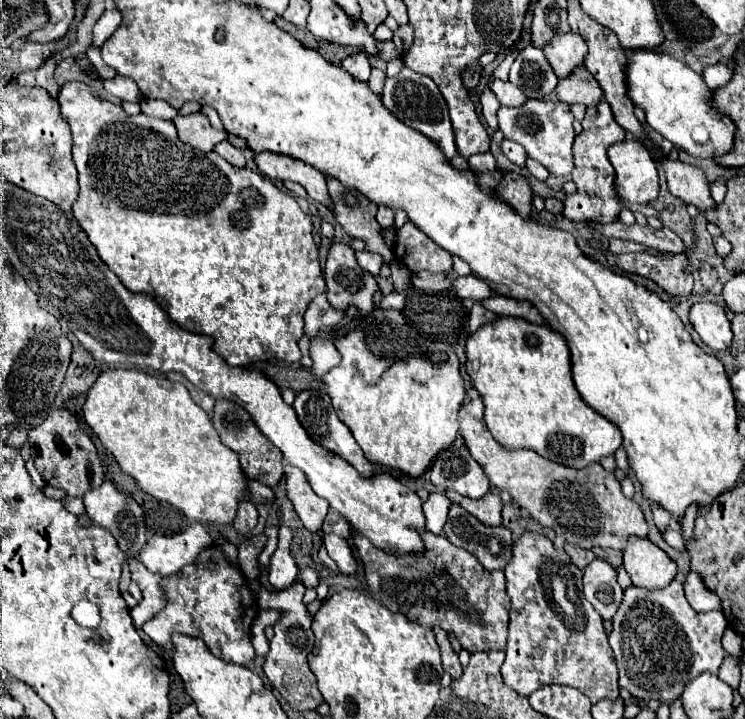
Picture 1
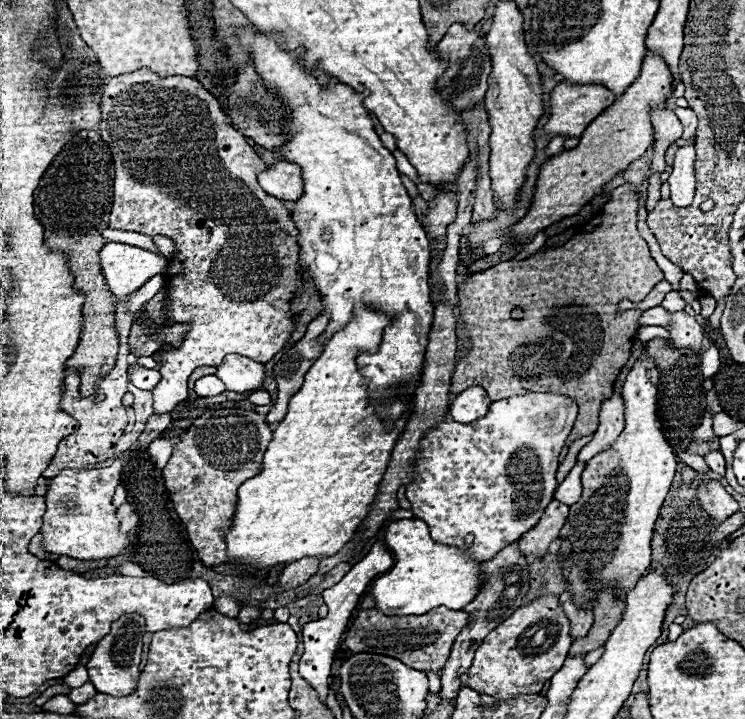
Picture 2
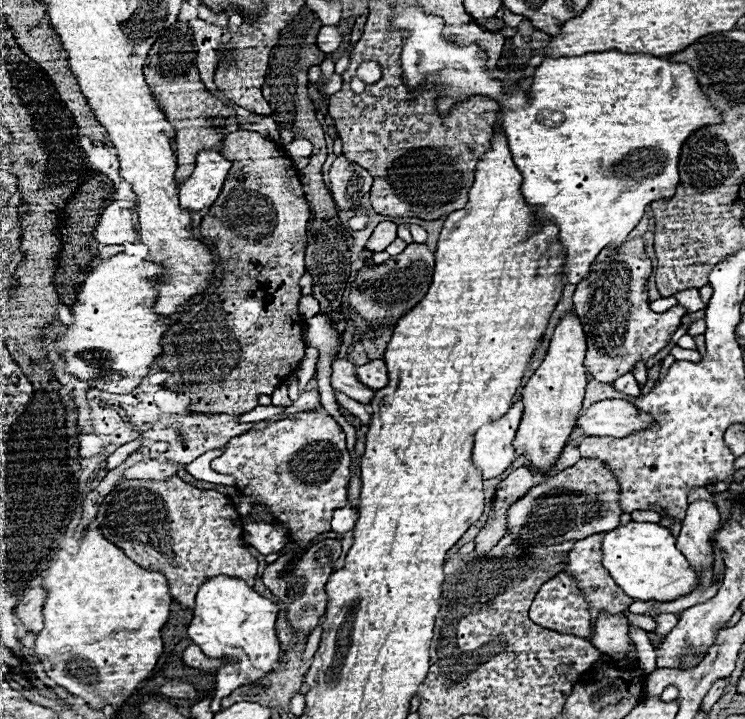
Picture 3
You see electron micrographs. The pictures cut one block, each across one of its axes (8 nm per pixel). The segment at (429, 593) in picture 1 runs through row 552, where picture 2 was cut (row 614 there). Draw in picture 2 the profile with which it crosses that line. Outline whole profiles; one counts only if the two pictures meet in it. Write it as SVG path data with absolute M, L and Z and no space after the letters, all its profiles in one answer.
M370 608L370 610L362 610L358 614L354 624L346 632L344 644L354 654L358 654L358 652L384 654L384 656L392 656L392 658L396 658L396 660L408 664L410 668L420 670L420 672L432 670L438 676L442 676L442 670L444 670L448 656L450 656L450 650L456 642L456 636L468 624L468 620L470 620L468 612L448 610L448 608L430 610L428 614L422 614L418 618L416 616L404 616L404 618L386 616L380 610Z

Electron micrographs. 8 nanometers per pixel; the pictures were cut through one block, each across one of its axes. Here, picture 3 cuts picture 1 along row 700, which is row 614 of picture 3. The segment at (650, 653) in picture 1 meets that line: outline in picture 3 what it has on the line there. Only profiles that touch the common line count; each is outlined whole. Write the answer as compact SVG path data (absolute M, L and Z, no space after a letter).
M658 614L654 616L654 620L656 620L656 634L668 634L678 622L674 614Z

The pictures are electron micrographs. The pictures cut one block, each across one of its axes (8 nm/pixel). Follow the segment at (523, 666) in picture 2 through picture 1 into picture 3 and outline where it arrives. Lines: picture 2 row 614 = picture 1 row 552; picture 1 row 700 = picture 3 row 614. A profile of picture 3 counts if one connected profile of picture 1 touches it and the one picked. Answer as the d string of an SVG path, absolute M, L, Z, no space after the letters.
M592 534L588 538L582 538L580 542L574 544L574 550L568 554L568 562L564 572L566 574L574 574L576 582L580 584L580 590L584 594L584 598L590 604L590 614L592 614L592 622L598 618L600 612L610 612L610 614L618 614L624 612L634 600L628 598L612 580L612 576L608 574L608 570L604 570L602 566L602 538L604 534Z

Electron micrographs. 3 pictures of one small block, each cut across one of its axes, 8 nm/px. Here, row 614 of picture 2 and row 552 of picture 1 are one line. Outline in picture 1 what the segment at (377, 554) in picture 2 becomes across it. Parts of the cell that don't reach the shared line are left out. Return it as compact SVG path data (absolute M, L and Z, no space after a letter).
M324 534L324 546L326 546L328 556L338 564L340 572L344 572L344 574L356 572L356 560L344 538L340 538L336 534Z

